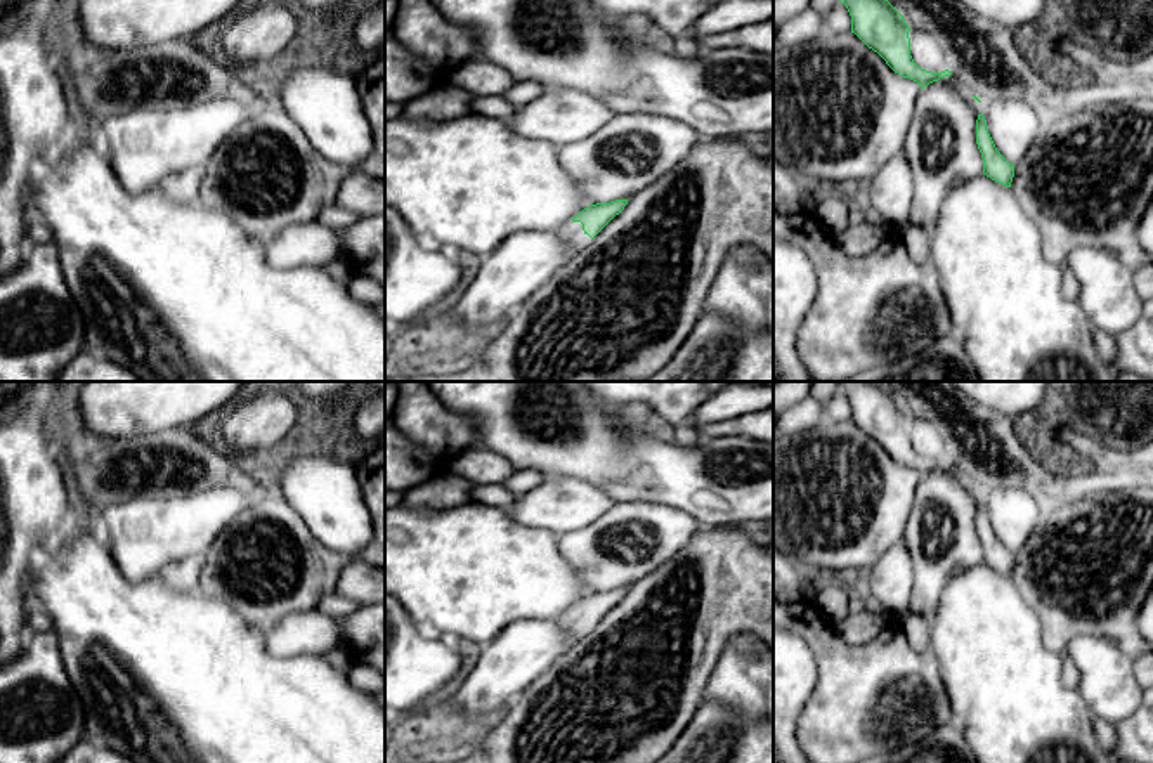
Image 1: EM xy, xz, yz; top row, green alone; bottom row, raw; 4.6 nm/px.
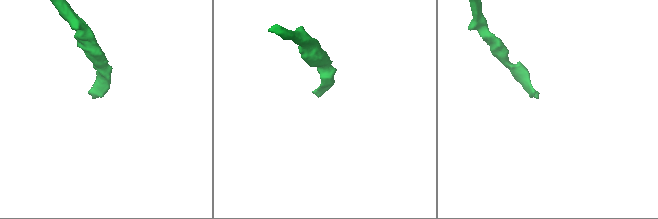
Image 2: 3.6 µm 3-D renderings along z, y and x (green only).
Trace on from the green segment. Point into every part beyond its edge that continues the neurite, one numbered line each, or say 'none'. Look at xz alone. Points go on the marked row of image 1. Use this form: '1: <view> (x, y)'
1: xz (573, 231)

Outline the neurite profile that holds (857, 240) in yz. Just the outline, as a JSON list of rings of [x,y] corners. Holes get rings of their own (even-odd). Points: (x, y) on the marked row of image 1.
[[[863,222],[860,225],[848,225],[843,234],[834,236],[834,243],[843,253],[860,257],[874,251],[891,232],[891,225]]]

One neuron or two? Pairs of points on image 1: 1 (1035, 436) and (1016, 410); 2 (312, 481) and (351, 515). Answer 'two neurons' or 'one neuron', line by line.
1: two neurons
2: one neuron

